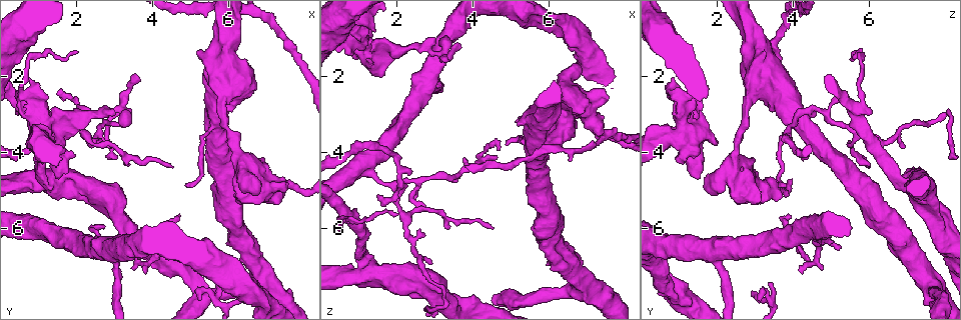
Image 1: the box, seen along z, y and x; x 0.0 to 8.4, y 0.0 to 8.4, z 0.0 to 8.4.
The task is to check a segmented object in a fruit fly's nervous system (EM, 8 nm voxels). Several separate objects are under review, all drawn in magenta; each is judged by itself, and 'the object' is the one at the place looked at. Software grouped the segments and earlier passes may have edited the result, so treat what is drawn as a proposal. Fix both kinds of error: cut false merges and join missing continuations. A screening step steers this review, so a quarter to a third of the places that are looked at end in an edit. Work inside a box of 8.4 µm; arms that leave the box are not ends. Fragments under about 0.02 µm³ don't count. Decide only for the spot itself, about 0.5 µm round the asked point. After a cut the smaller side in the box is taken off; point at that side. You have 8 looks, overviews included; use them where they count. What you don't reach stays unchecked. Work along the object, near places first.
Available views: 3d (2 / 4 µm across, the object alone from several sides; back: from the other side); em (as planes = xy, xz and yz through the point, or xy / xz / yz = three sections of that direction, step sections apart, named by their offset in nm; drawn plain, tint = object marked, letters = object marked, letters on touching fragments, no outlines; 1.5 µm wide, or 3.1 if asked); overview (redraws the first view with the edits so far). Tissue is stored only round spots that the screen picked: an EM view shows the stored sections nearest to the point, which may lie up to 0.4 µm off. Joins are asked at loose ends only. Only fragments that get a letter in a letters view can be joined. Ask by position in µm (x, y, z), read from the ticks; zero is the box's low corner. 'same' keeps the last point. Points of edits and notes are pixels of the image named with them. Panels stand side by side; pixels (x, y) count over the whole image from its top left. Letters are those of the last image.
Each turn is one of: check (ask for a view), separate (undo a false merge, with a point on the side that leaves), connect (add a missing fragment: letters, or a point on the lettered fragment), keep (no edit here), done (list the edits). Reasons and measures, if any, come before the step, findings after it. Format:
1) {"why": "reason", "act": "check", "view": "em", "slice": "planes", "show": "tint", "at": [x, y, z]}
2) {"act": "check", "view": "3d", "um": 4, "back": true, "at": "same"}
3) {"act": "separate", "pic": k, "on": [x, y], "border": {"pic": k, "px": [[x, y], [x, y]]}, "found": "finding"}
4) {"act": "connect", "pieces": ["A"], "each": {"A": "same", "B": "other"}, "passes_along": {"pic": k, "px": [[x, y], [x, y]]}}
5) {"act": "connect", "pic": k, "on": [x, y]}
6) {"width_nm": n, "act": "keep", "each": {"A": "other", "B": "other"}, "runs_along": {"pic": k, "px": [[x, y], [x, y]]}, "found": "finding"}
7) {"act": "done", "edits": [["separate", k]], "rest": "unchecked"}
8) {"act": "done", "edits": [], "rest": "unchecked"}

{"why": "an open end", "act": "check", "view": "em", "slice": "planes", "show": "letters", "at": [3.60, 2.10, 1.15]}

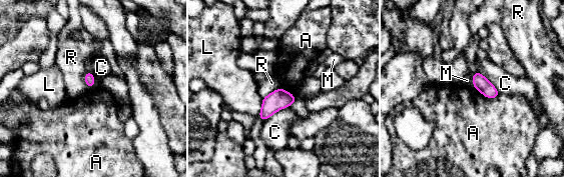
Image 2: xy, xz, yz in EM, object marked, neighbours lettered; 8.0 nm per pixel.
{"width_nm": 80, "act": "keep", "each": {"A": "other", "C": "other", "L": "other", "M": "other", "R": "other"}, "border": {"pic": 2, "px": [[474, 87], [487, 97], [500, 94]]}, "found": "no lettered fragment goes on from it"}

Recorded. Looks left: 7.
{"why": "branch point", "act": "check", "view": "em", "slice": "planes", "show": "letters", "at": [1.20, 4.85, 6.95]}

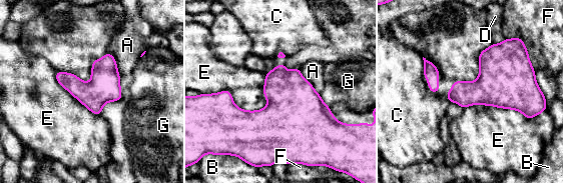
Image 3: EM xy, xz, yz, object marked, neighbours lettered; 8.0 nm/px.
{"act": "keep", "each": {"A": "other", "B": "other", "C": "other", "D": "other", "E": "other", "F": "other", "G": "other"}, "border": {"pic": 3, "px": [[207, 93], [268, 103]]}, "found": "one cell here"}

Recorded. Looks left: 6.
{"why": "thin end", "act": "check", "view": "em", "slice": "xz", "step": 4, "show": "plain", "at": [1.55, 2.35, 5.15]}

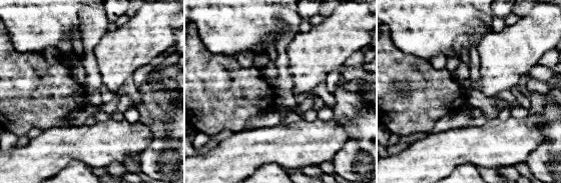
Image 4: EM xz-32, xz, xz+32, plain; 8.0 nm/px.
{"why": "see the neighbours", "act": "check", "view": "em", "slice": "xz", "step": 4, "show": "letters", "at": "same"}

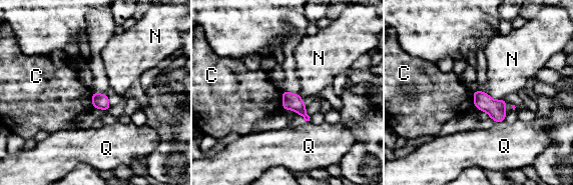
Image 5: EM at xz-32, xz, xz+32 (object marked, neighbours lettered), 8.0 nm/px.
{"width_nm": 120, "act": "keep", "each": {"C": "other", "N": "other", "Q": "other"}, "border": {"pic": 5, "px": [[282, 91], [281, 109]]}, "found": "none of them fits"}

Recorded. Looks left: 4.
{"act": "done", "edits": [], "rest": "unchecked"}

